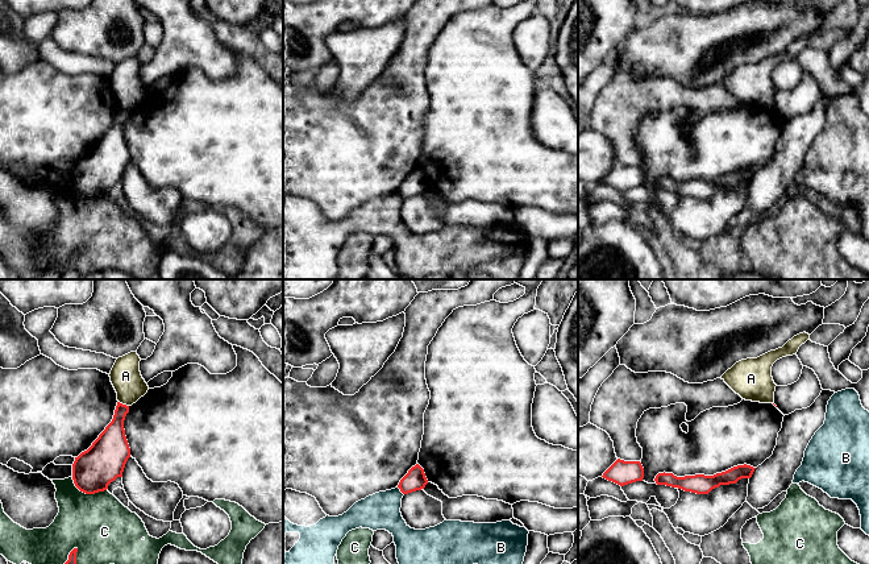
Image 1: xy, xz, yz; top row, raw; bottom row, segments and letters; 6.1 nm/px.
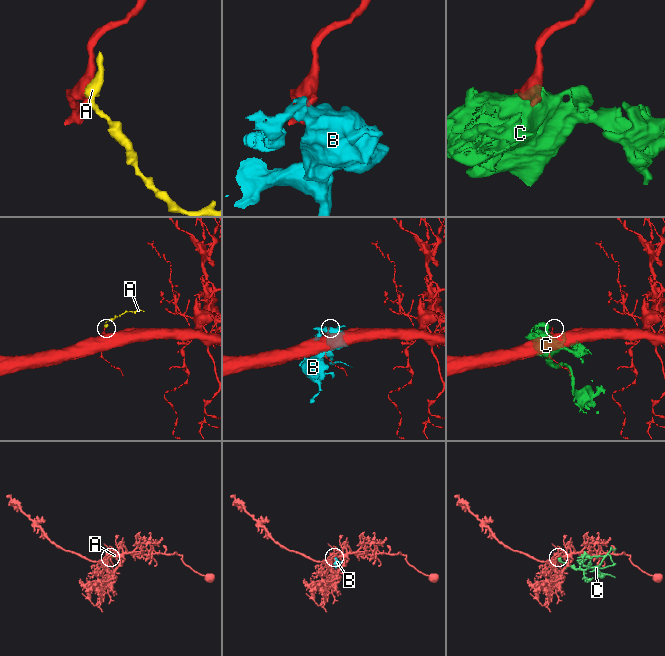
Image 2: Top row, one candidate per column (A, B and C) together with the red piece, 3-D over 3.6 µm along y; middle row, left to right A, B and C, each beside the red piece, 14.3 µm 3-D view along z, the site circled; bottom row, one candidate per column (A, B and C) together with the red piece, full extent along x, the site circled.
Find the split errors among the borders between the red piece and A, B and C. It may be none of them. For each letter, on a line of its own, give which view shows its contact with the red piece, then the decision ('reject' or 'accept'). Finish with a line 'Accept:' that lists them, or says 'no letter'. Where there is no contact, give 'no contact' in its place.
A: xy | reject
B: xz | reject
C: xy | reject
Accept: no letter

